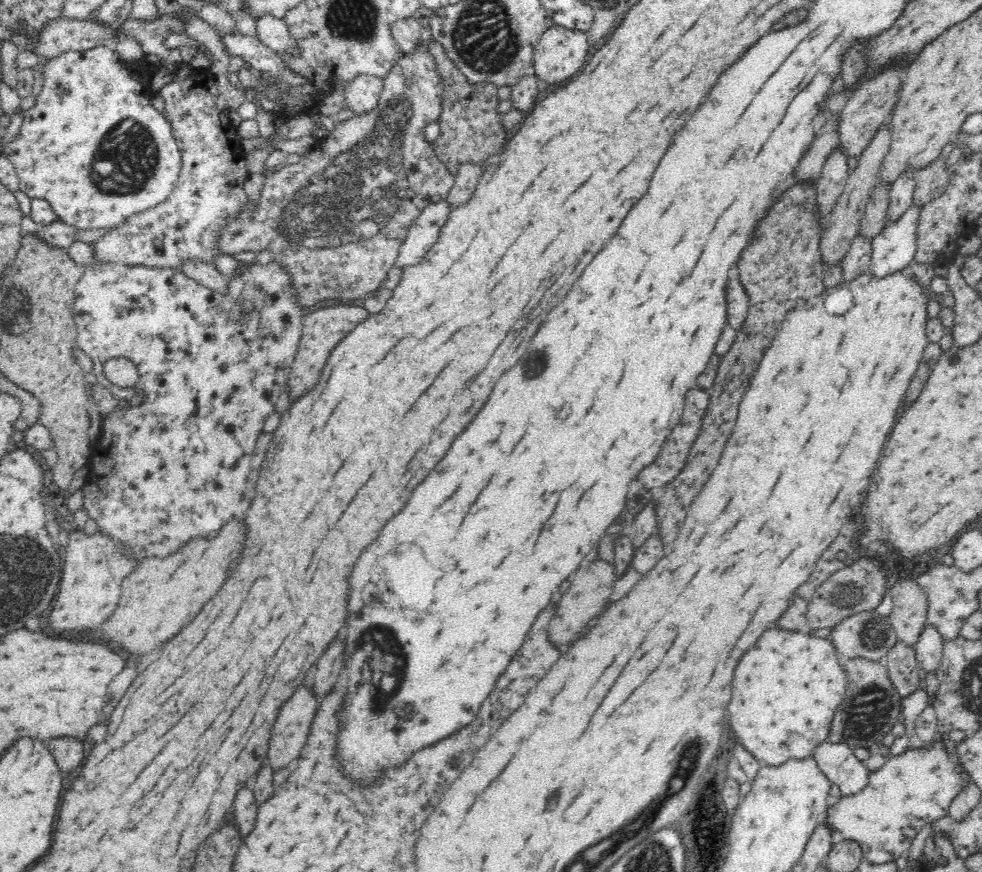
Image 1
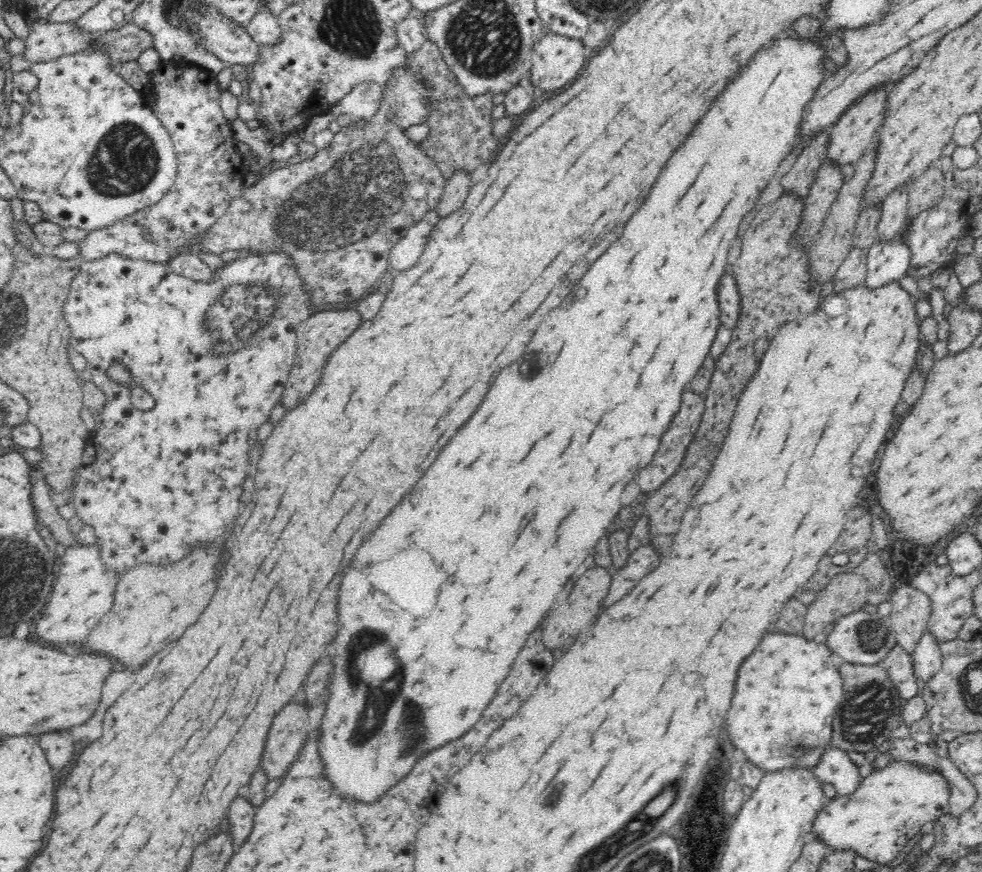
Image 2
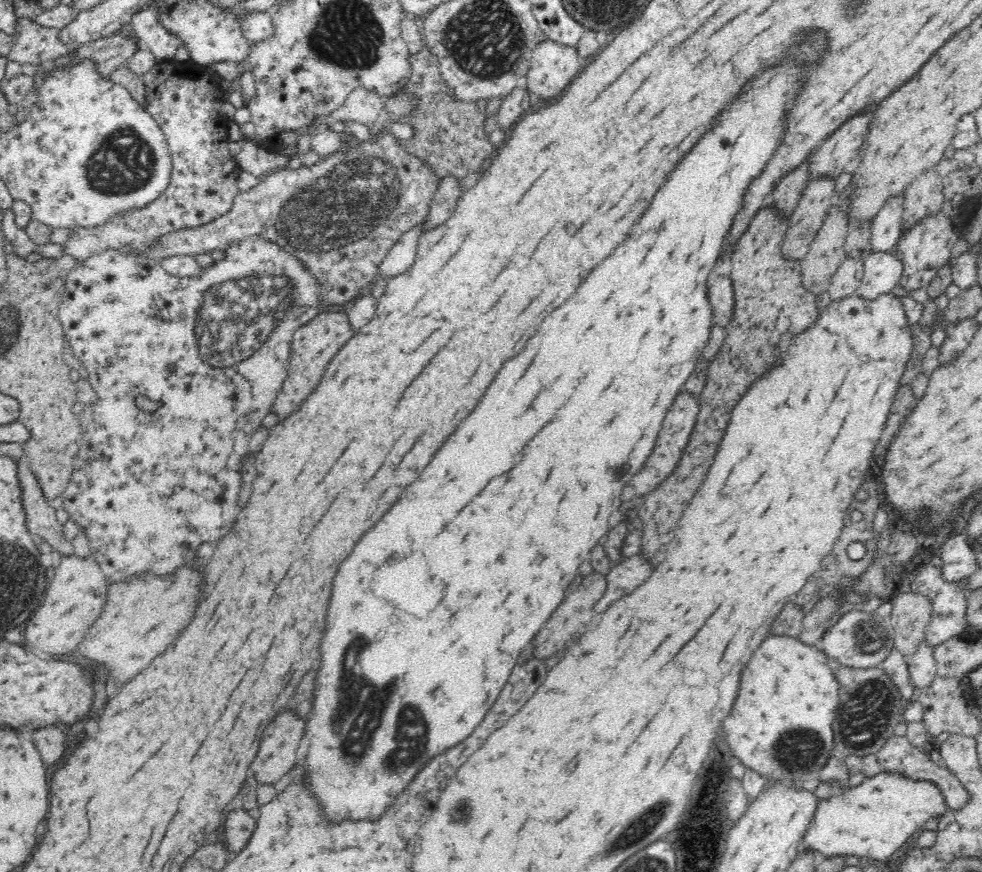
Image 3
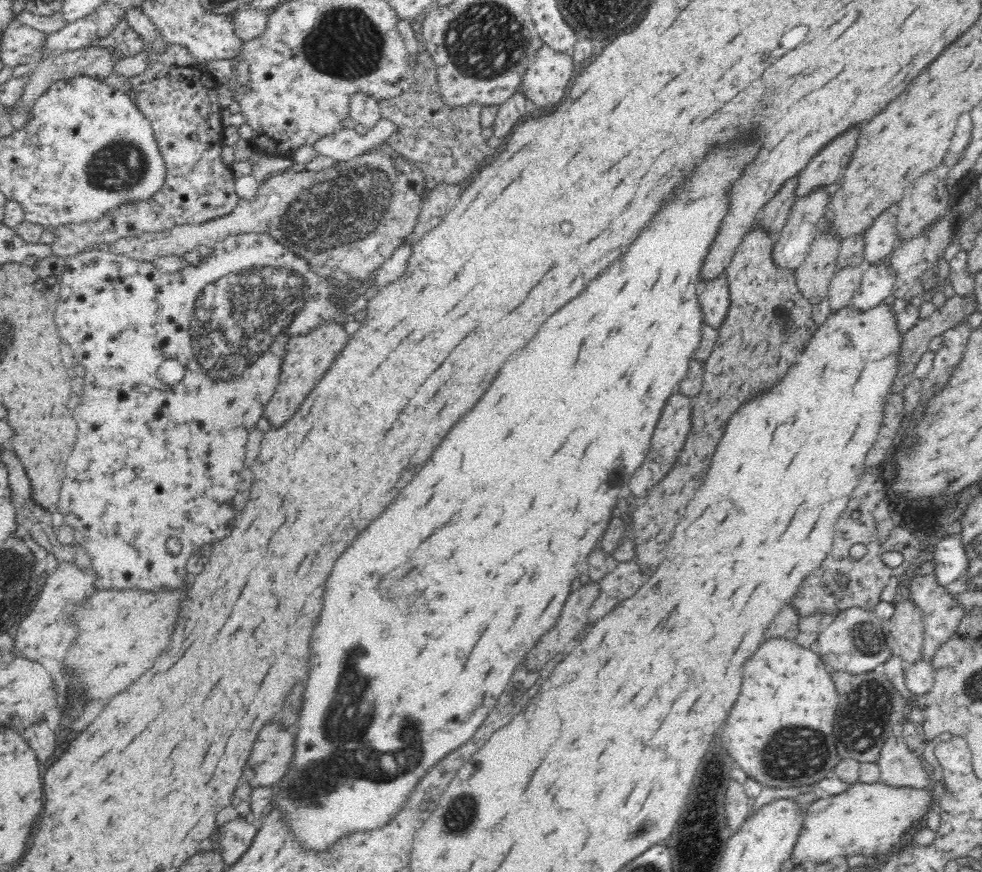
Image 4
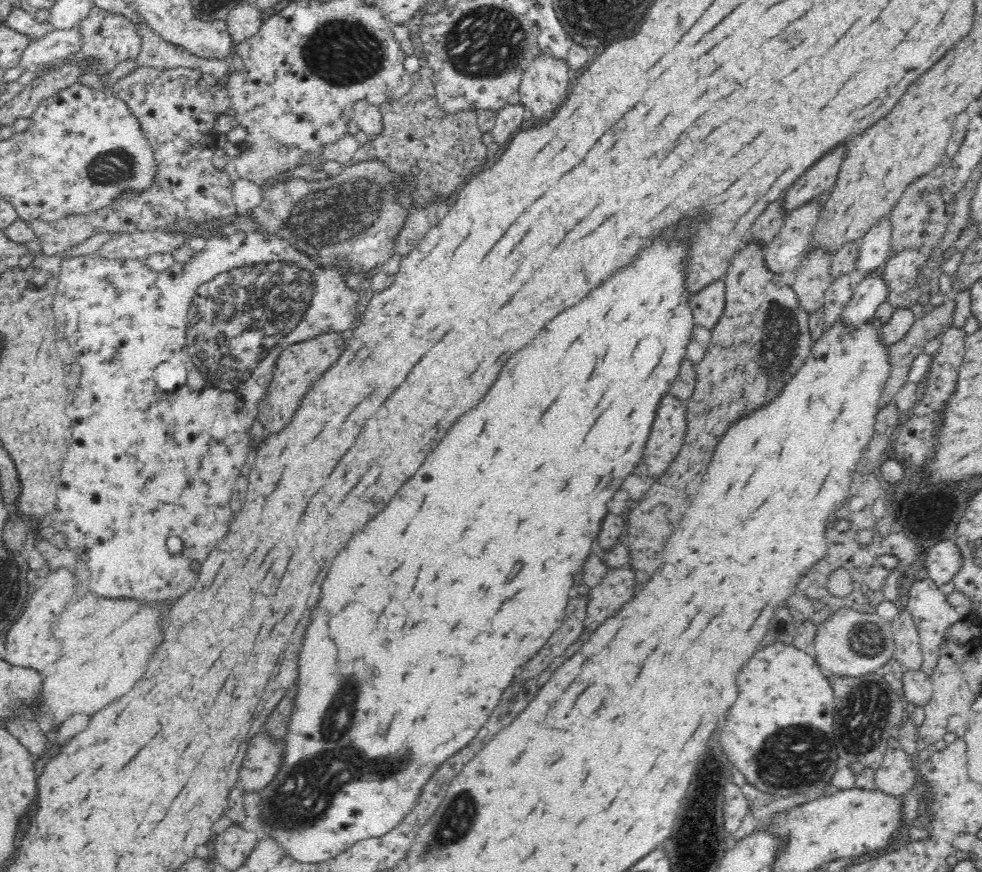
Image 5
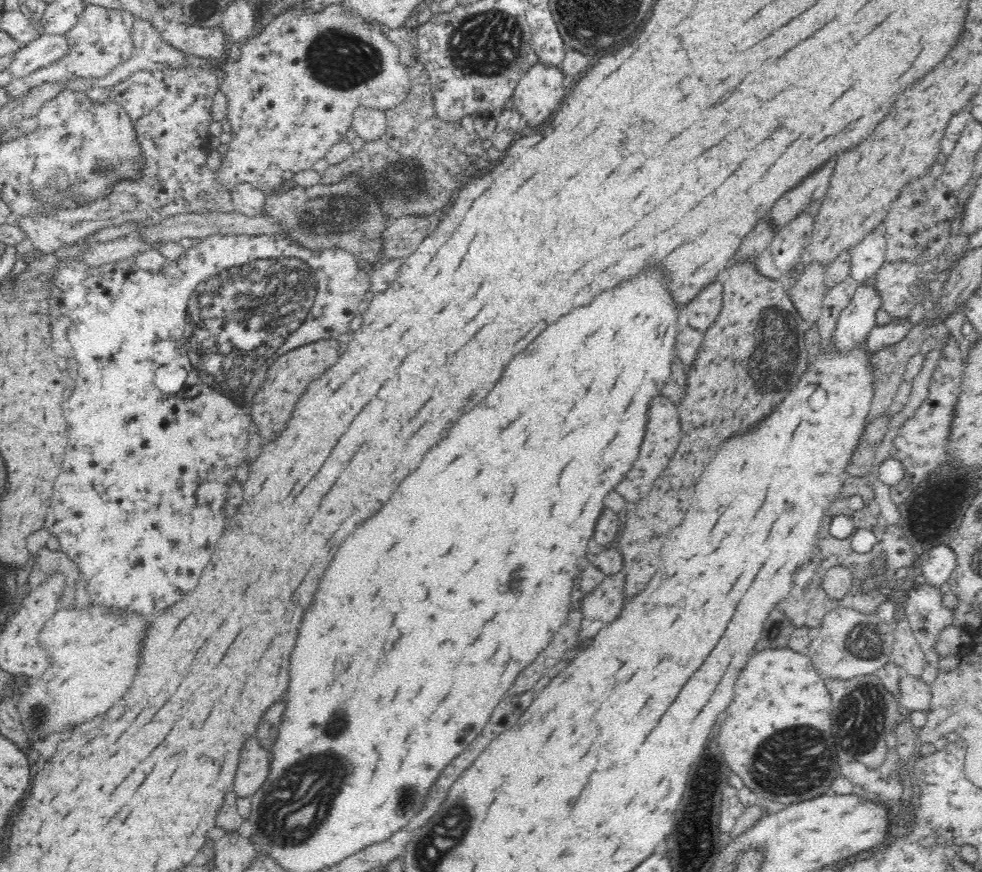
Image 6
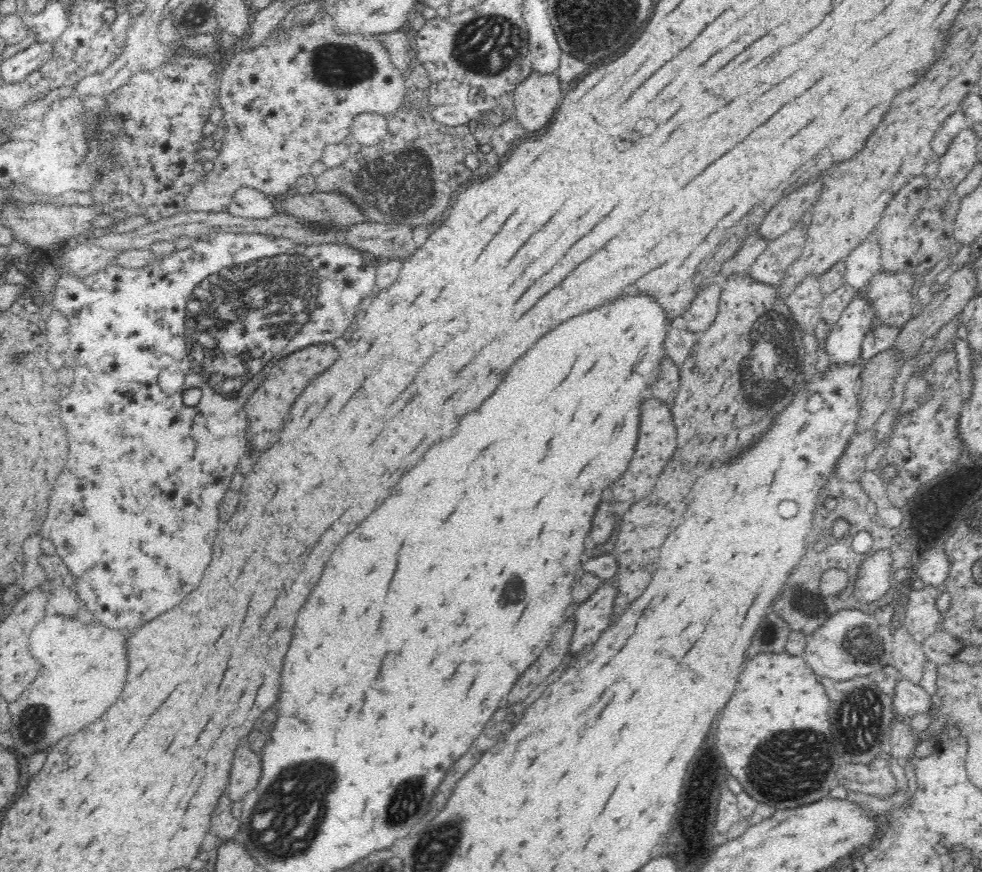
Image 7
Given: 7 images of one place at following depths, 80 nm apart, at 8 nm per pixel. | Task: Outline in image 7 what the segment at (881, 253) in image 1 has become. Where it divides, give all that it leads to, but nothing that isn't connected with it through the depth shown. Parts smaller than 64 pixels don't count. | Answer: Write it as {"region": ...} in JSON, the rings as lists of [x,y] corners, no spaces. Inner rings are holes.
{"region":[[[856,293],[826,338],[828,344],[824,344],[824,353],[832,358],[830,364],[843,367],[860,362],[860,344],[869,332],[873,317],[874,311],[863,293]]]}

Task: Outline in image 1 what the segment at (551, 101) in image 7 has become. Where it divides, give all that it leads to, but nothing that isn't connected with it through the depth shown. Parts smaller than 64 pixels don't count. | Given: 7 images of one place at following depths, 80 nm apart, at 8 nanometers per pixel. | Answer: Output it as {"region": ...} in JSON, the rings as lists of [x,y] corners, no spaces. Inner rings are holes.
{"region":[[[547,28],[535,45],[532,62],[534,76],[549,84],[558,84],[574,76],[586,62],[588,37],[578,30]]]}

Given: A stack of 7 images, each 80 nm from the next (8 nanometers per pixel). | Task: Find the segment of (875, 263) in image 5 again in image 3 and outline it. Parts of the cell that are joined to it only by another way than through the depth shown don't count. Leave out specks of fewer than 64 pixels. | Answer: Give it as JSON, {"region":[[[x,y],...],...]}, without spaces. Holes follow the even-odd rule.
{"region":[[[902,194],[890,197],[871,220],[868,254],[893,252],[902,234]]]}

